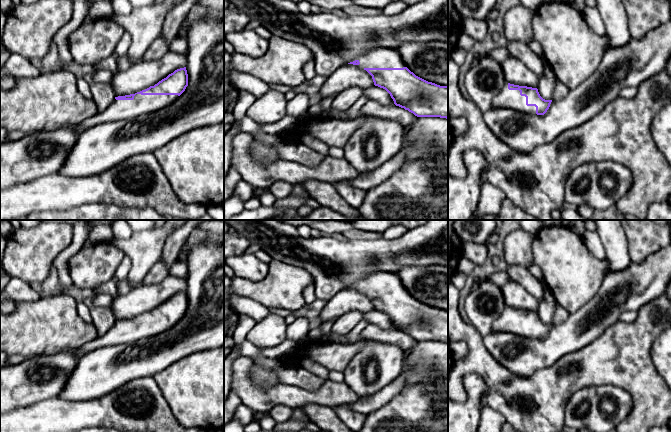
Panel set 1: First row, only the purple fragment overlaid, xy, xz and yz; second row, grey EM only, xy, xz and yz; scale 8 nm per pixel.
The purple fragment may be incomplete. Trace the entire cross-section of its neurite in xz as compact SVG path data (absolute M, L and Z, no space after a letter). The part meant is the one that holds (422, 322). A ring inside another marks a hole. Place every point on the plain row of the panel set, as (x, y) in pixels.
M378 271L348 288L359 289L366 294L372 300L374 309L385 313L396 330L408 334L417 341L448 343L448 310L440 310L416 300L404 289L396 273Z

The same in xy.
M186 291L175 294L154 310L135 318L118 320L102 336L83 344L76 350L75 357L80 358L98 348L133 343L149 338L175 326L188 310Z

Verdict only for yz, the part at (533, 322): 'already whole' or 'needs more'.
needs more

